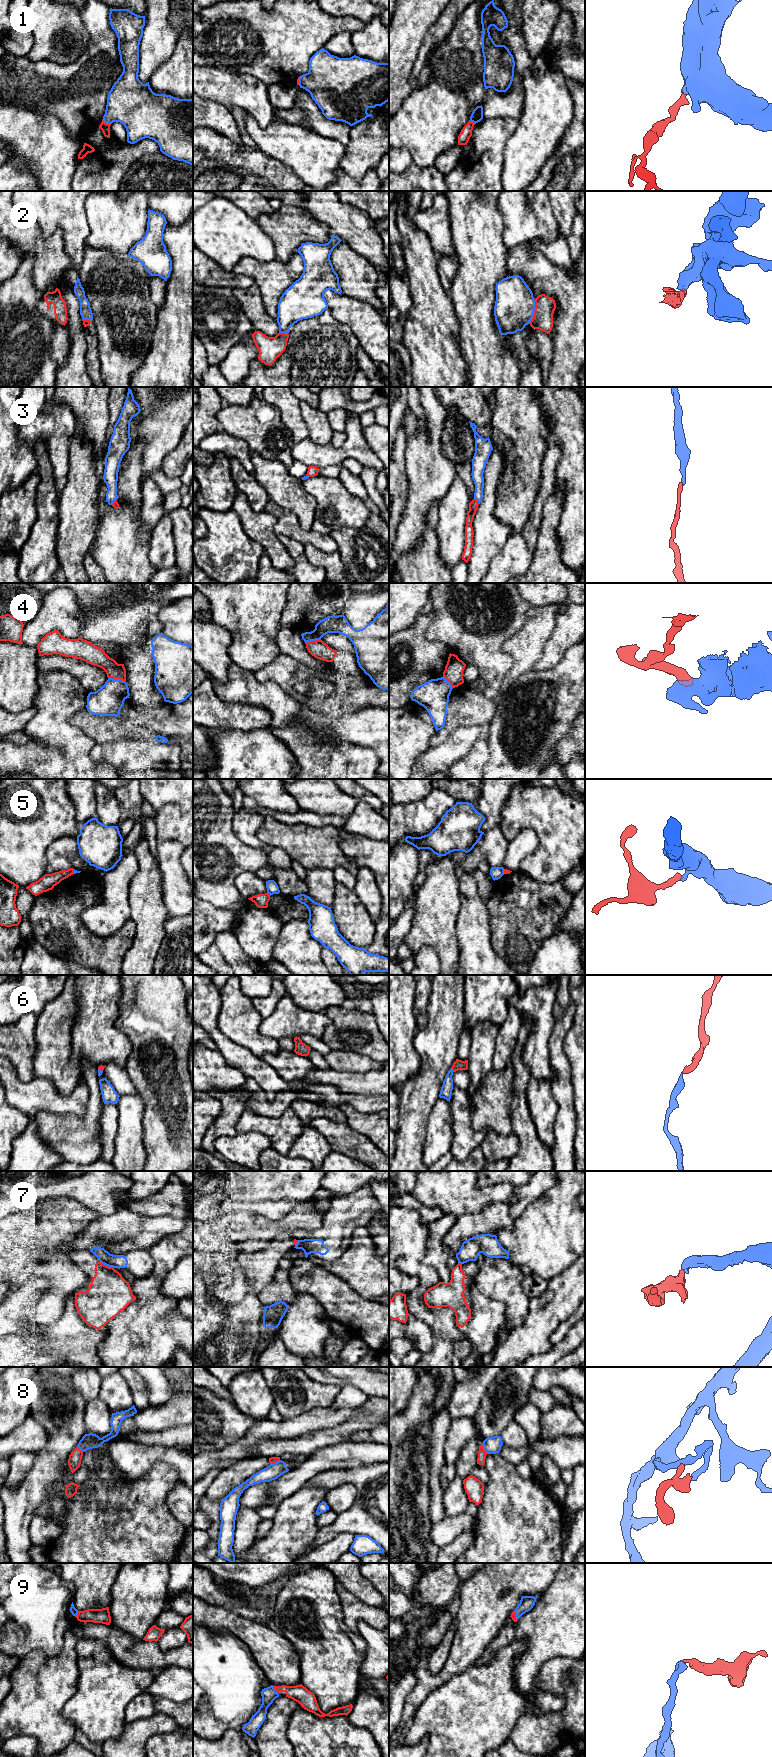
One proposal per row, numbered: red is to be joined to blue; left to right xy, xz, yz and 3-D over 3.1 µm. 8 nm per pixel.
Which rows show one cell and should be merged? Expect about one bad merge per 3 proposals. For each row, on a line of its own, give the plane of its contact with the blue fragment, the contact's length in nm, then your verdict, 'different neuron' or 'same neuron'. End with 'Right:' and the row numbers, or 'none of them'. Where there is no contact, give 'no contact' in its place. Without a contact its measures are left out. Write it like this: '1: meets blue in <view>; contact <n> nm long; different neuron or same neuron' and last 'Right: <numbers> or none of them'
1: meets blue in xy; contact 80 nm long; same neuron
2: meets blue in yz; contact 200 nm long; same neuron
3: meets blue in yz; contact 70 nm long; same neuron
4: meets blue in xy; contact 150 nm long; same neuron
5: meets blue in xz; contact 40 nm long; different neuron
6: meets blue in yz; contact 40 nm long; same neuron
7: meets blue in xy; contact 140 nm long; different neuron
8: meets blue in xz; contact 90 nm long; different neuron
9: meets blue in xz; contact 70 nm long; same neuron
Right: 1, 2, 3, 4, 6, 9

